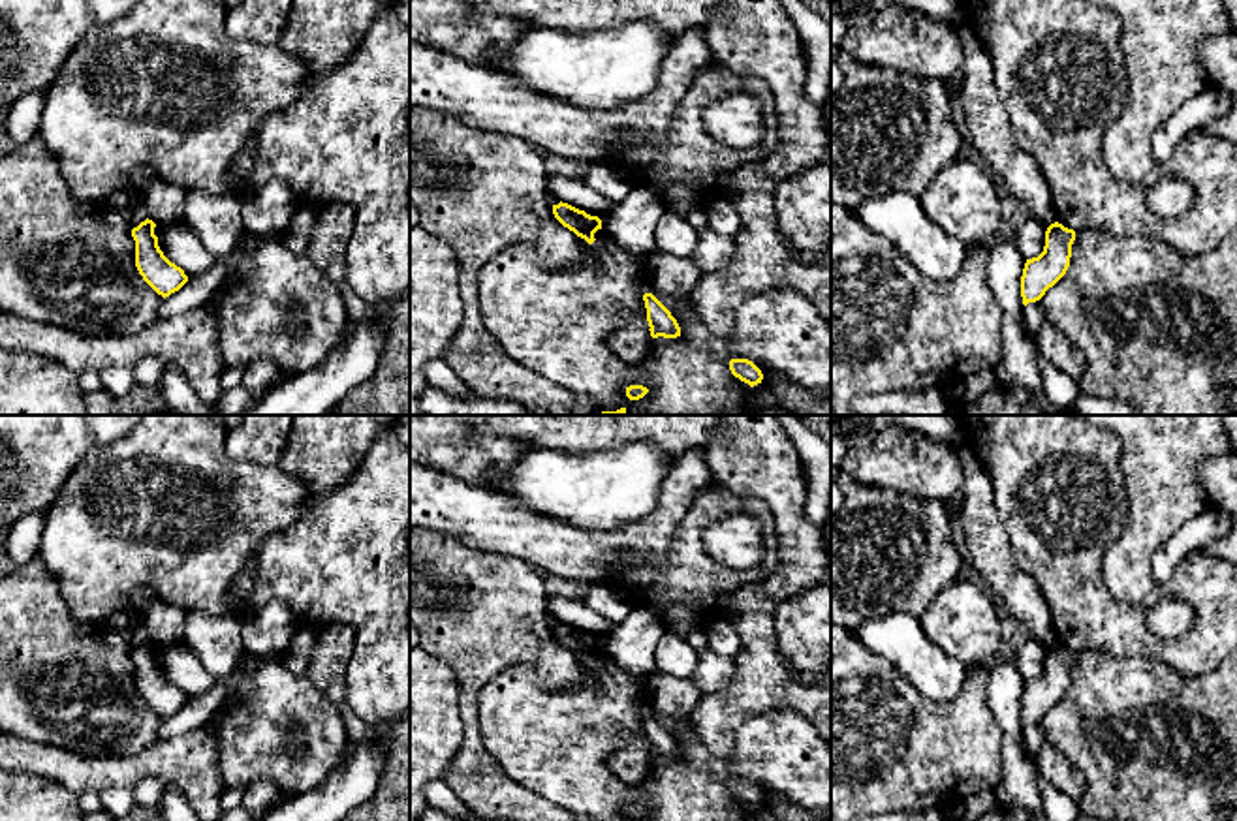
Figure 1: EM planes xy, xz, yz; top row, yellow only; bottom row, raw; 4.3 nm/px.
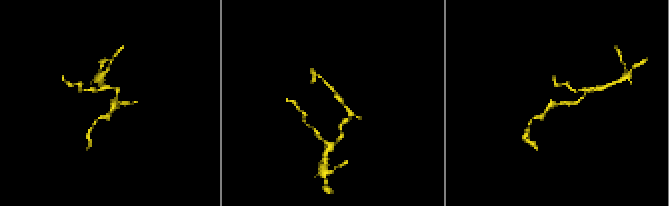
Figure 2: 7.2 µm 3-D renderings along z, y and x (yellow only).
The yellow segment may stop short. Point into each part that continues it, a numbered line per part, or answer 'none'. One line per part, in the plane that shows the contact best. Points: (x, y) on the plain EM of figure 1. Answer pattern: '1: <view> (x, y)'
none

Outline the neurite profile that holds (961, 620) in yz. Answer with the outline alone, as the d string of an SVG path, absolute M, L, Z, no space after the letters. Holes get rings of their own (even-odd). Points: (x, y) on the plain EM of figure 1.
M964 579L944 588L919 622L927 637L964 667L989 663L1004 648L991 596Z

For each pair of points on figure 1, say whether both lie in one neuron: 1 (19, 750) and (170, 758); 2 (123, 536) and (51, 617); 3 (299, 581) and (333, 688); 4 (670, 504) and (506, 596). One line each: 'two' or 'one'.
1: one
2: two
3: two
4: two

